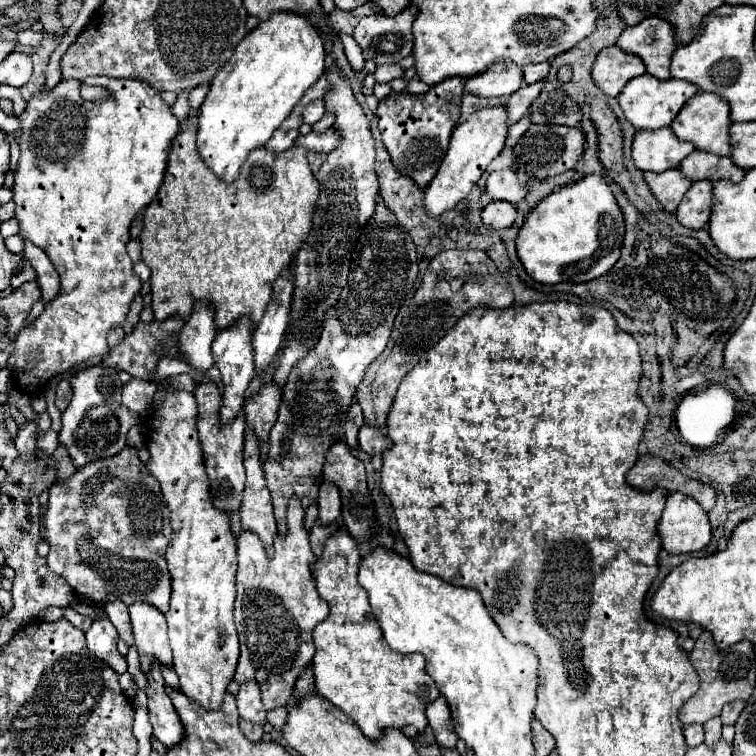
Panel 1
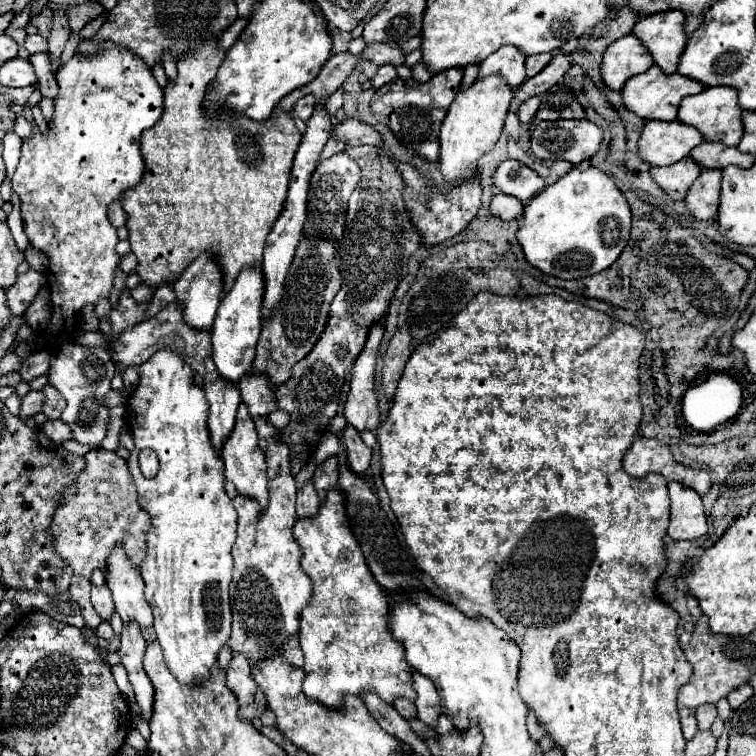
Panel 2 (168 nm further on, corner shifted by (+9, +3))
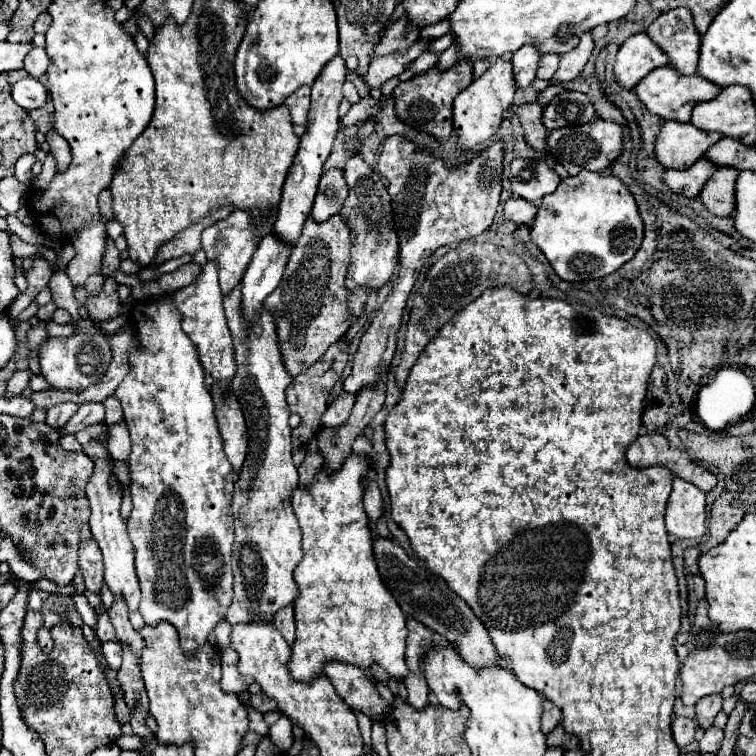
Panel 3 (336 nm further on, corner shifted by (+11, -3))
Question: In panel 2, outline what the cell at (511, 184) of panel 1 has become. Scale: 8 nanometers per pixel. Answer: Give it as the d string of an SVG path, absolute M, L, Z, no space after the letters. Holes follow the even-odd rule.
M502 161L492 175L492 183L500 193L518 197L520 201L532 199L546 185L532 169L518 161Z

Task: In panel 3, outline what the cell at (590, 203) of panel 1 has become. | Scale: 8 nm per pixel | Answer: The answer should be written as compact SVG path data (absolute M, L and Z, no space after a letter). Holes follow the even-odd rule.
M584 171L576 177L566 177L554 193L542 199L530 237L542 249L542 253L546 255L546 259L550 261L560 279L586 281L586 279L602 279L620 269L626 261L630 261L640 249L640 243L644 239L644 223L638 213L634 195L618 177Z

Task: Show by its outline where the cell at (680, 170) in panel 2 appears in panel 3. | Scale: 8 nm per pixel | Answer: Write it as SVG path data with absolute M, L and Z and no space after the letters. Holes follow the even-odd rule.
M702 157L692 167L682 169L682 171L678 171L678 169L666 169L664 171L664 181L666 181L666 185L674 193L680 193L680 195L692 199L692 197L698 197L700 195L704 183L708 181L708 177L714 175L716 169L718 167L712 165L710 159Z

